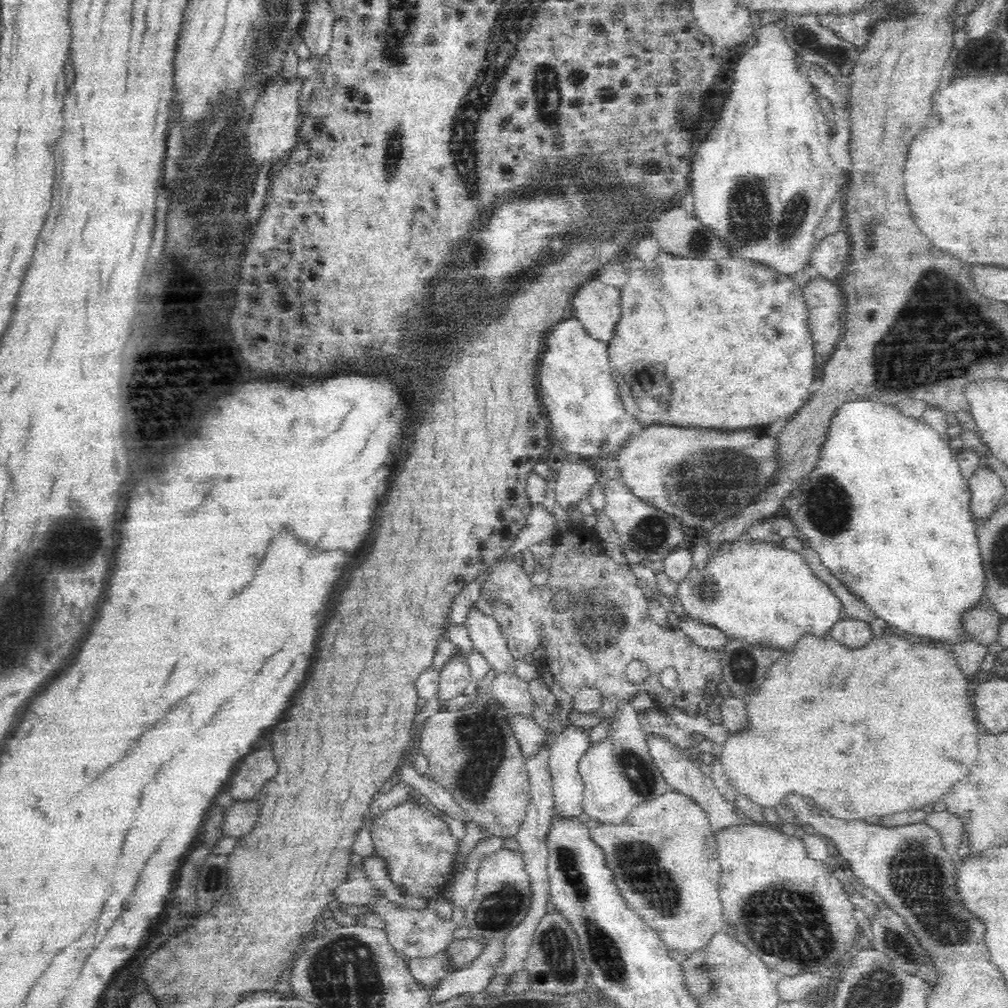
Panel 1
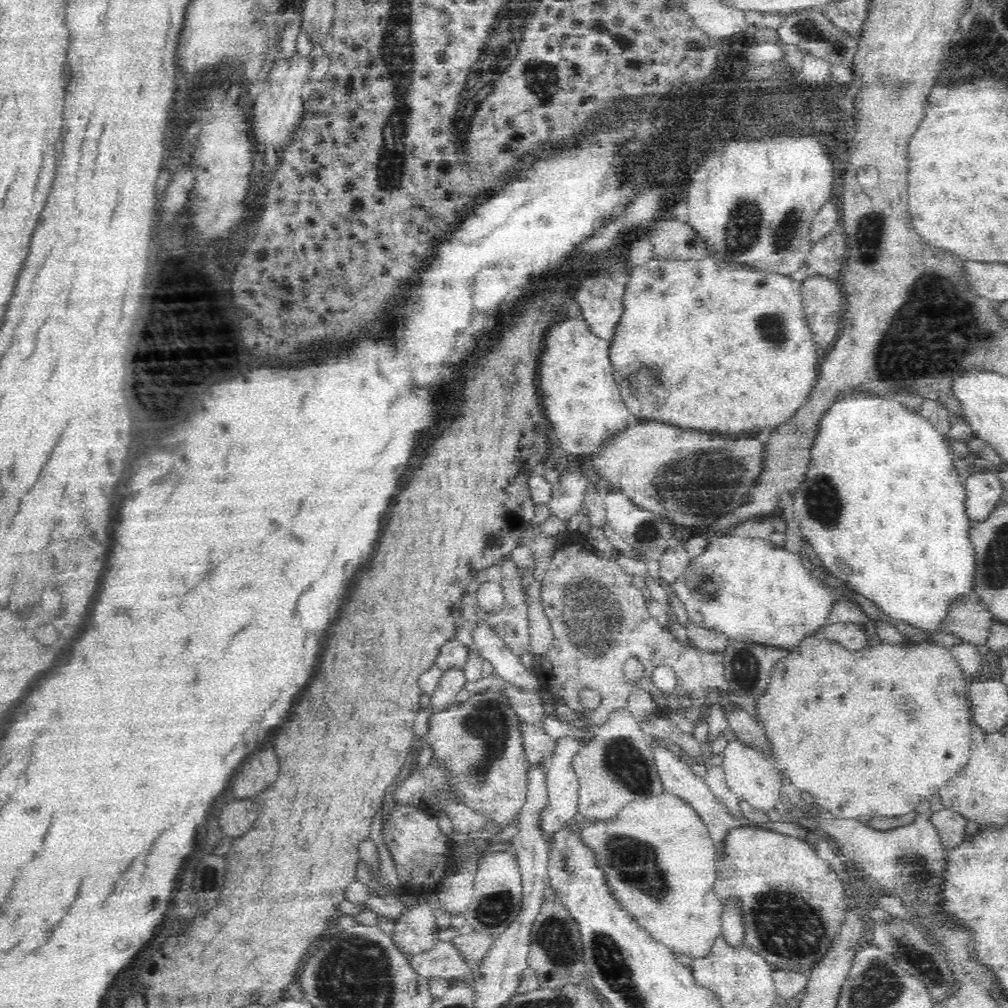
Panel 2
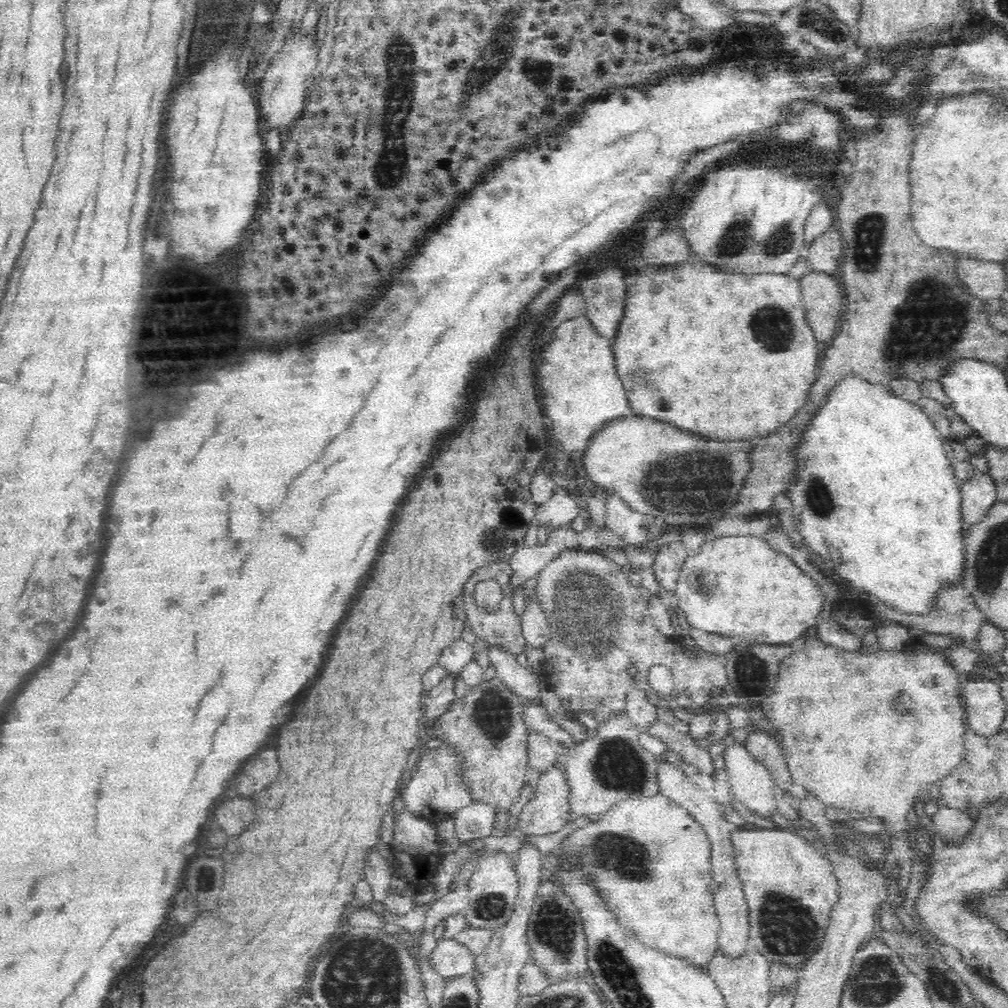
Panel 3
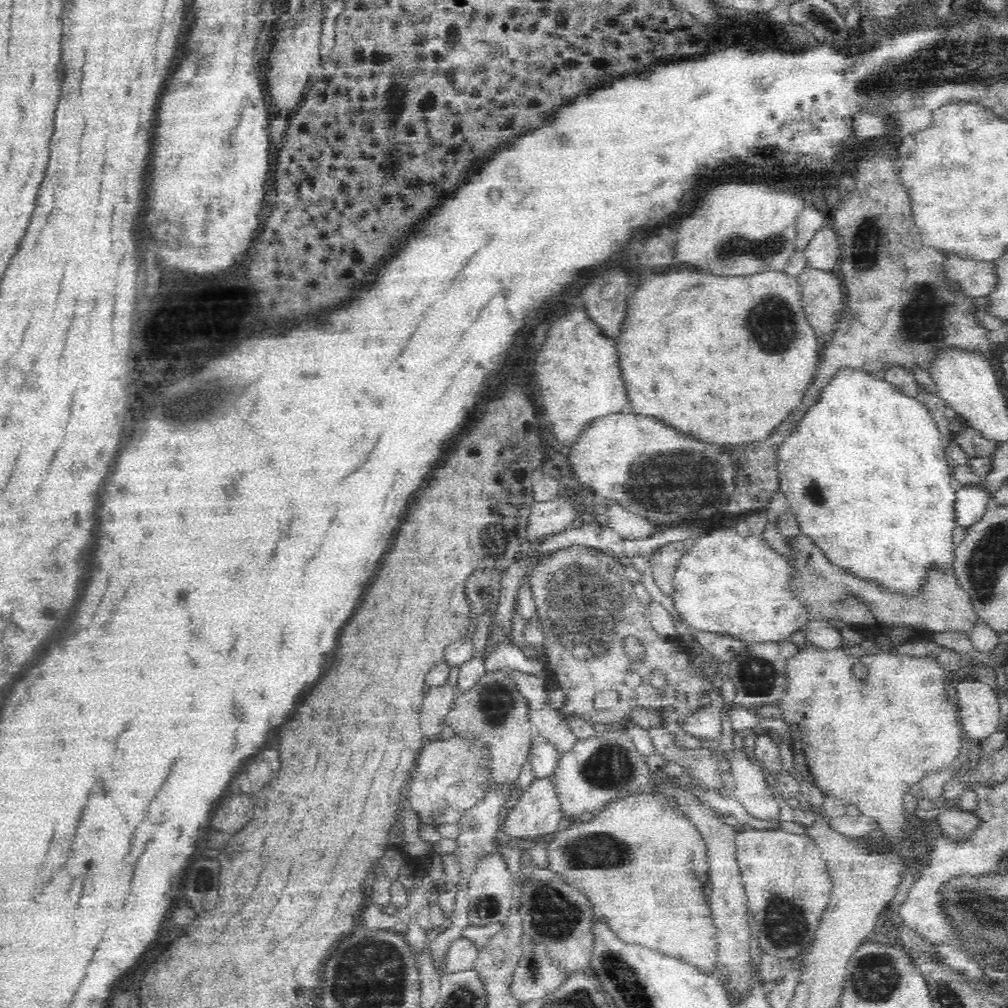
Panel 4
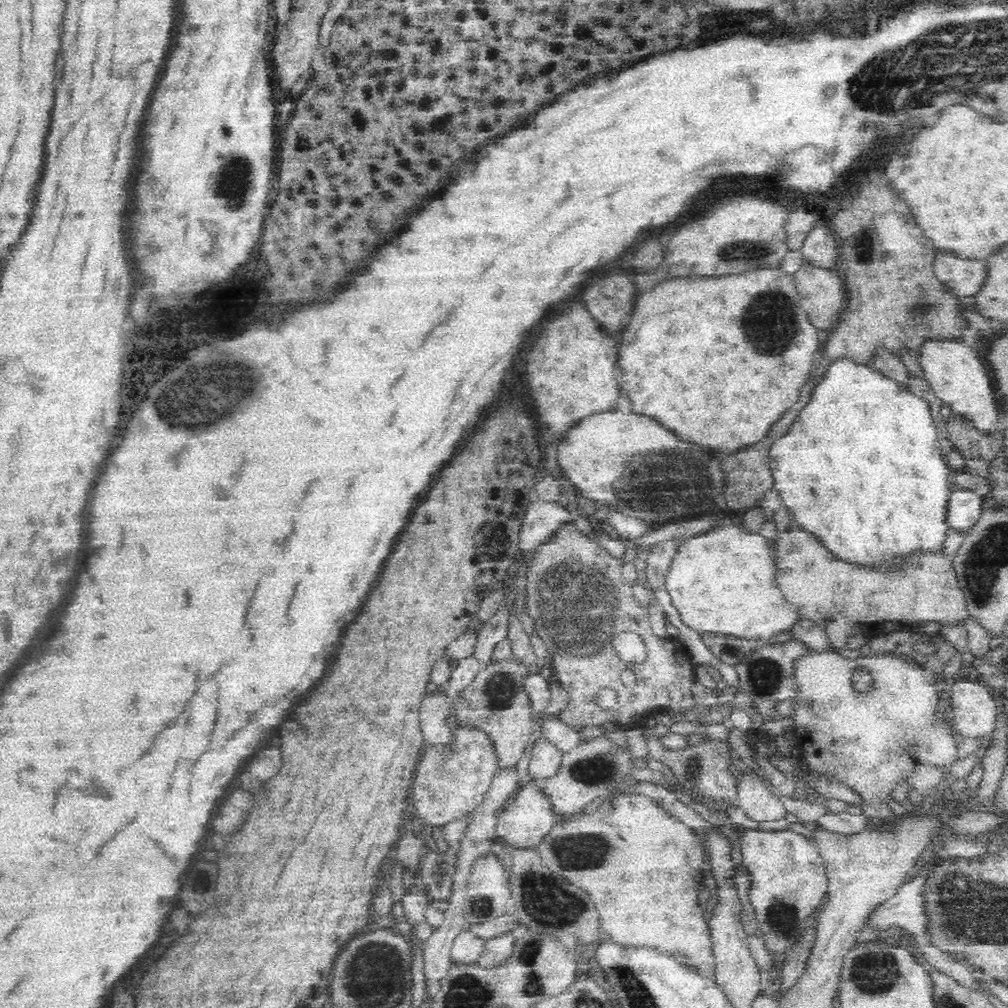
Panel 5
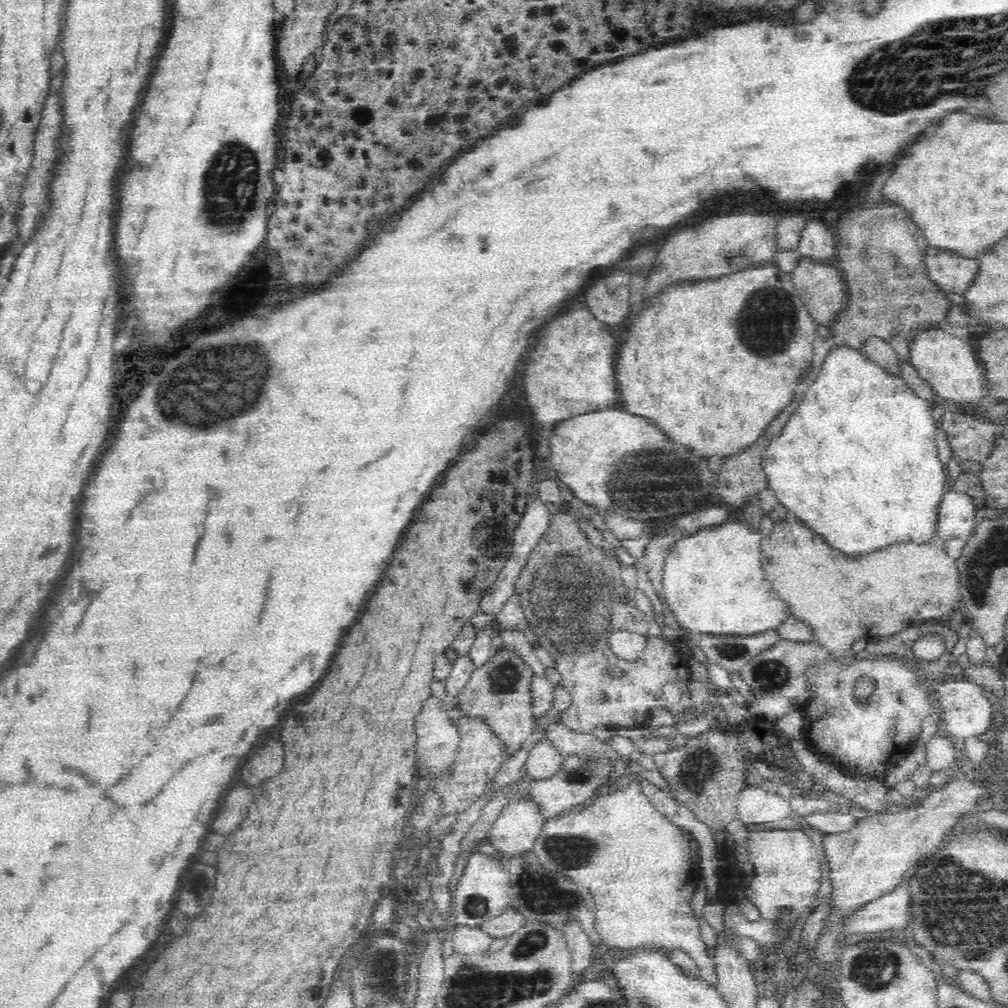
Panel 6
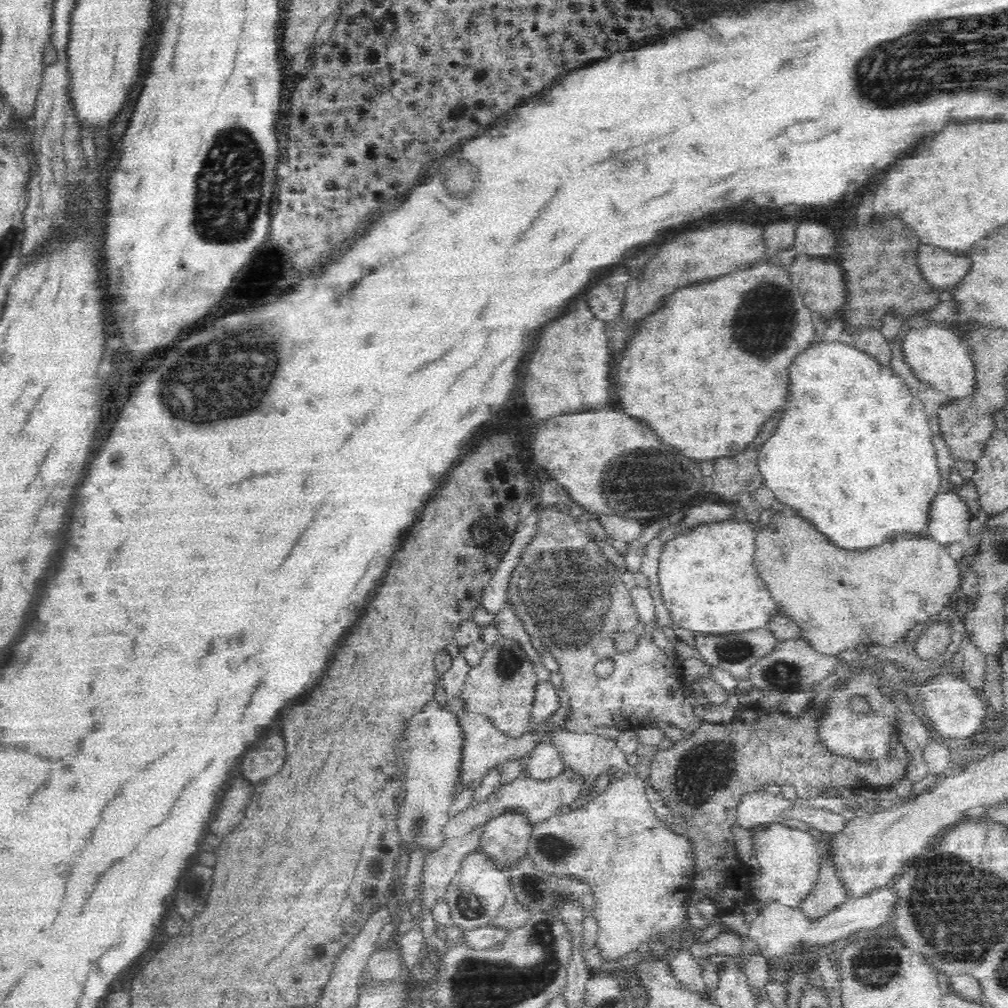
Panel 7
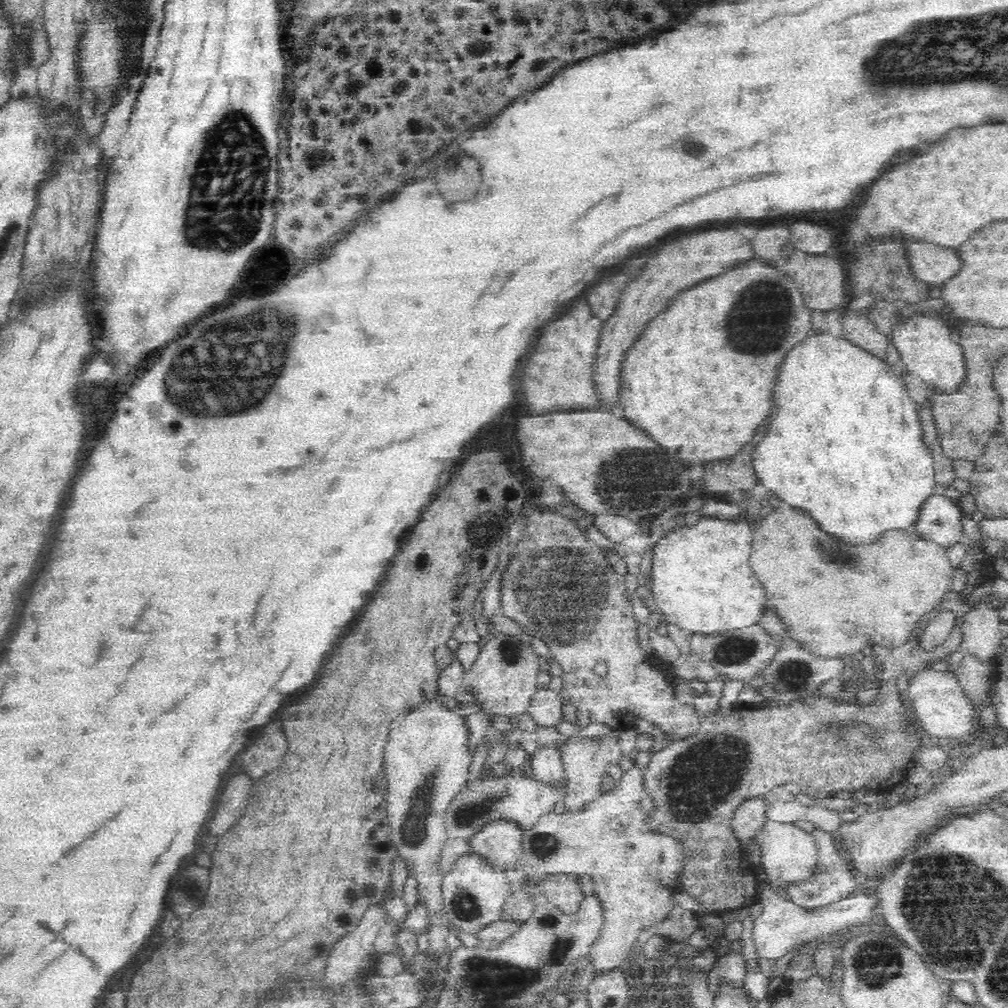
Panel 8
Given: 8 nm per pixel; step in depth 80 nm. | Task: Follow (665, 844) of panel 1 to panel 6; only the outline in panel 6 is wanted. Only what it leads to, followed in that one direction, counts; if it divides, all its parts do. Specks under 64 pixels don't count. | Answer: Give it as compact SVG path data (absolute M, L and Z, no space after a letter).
M640 782L616 786L610 794L598 798L588 808L566 812L546 819L540 836L530 851L536 855L540 867L570 877L575 884L590 890L595 899L595 931L599 941L610 950L630 950L645 945L660 946L665 953L672 949L688 951L700 968L702 979L716 988L717 969L700 937L699 921L695 918L690 900L700 883L699 845L683 828L660 813L642 793Z

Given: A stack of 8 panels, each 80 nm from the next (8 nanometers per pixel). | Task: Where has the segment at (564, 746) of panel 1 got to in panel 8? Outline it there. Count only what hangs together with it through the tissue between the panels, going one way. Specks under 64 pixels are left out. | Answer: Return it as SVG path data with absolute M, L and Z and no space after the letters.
M493 821L482 828L468 842L470 853L485 859L492 869L514 876L522 857L522 831L510 821Z

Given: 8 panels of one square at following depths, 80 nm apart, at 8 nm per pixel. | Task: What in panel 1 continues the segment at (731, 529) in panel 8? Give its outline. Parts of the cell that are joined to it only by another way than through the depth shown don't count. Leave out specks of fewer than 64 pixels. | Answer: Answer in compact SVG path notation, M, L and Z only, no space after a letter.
M740 538L734 539L733 541L722 541L718 548L714 548L710 553L708 560L706 560L706 564L704 564L702 568L691 568L689 573L685 574L684 578L681 578L680 582L676 583L676 597L681 600L687 618L704 624L705 626L720 630L720 632L723 632L726 640L740 640L751 645L762 645L763 647L780 649L785 652L791 651L794 646L796 646L796 643L805 635L821 637L824 634L829 634L834 640L837 640L840 644L848 648L856 649L861 646L866 646L868 641L874 638L870 624L860 619L840 619L840 613L843 611L840 599L828 588L828 585L824 581L812 574L812 570L808 567L808 564L804 562L803 557L803 553L799 550L791 551L775 543L770 543L768 540L750 539L748 541L746 538Z

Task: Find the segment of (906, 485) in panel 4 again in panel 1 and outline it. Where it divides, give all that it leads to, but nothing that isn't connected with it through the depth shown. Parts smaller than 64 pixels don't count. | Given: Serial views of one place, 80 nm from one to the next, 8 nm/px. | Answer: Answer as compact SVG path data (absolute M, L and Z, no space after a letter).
M851 399L851 402L838 406L827 428L827 435L820 447L816 466L811 470L801 492L797 494L800 506L796 507L798 511L794 513L794 517L799 530L810 540L809 544L820 556L822 564L828 567L852 594L862 599L876 617L883 619L888 627L894 626L915 637L930 638L943 646L963 643L966 640L962 633L961 614L966 609L983 602L985 575L975 533L978 521L973 518L969 507L970 488L963 478L956 455L952 454L948 442L942 438L942 433L934 430L921 419L905 416L897 404L876 402L872 399Z

